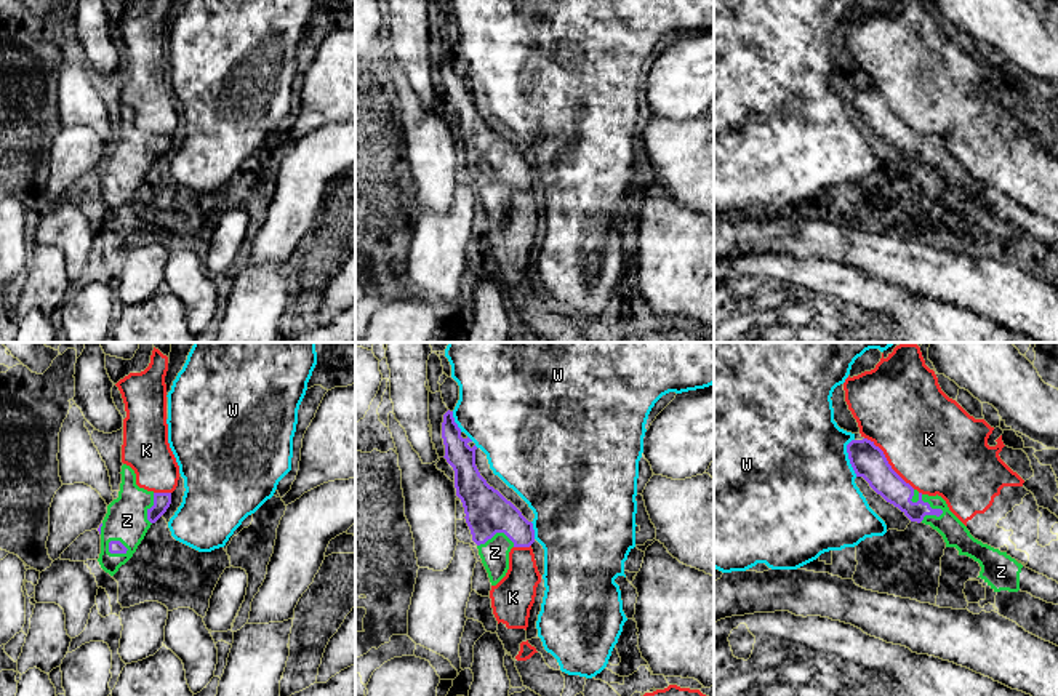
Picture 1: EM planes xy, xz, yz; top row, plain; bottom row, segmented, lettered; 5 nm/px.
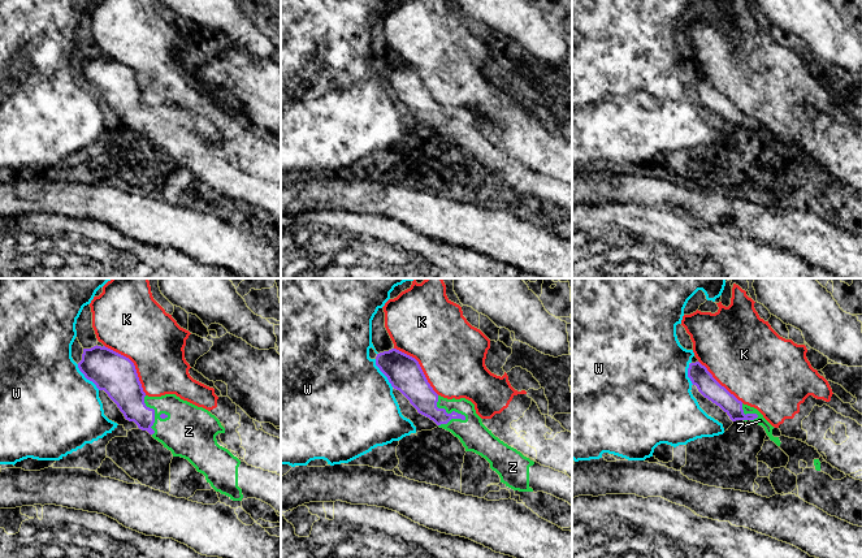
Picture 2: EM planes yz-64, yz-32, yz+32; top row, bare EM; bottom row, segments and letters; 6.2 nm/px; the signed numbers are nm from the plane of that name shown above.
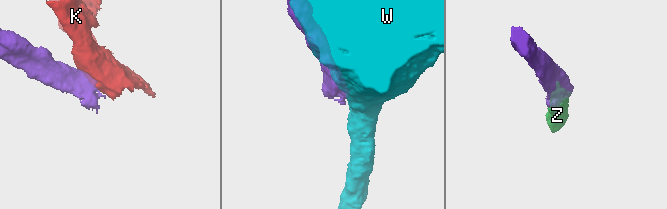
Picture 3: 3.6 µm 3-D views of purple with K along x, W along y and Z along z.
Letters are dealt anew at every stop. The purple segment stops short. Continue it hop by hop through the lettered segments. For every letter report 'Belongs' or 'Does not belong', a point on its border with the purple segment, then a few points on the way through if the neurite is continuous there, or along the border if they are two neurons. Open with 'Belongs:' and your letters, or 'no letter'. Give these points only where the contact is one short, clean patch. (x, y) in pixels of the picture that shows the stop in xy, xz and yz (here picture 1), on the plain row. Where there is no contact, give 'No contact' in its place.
Belongs: Z
K: Does not belong. Touches purple at yz (887, 104)
W: Does not belong. Touches purple at yz (849, 100)
Z: Belongs. Touches purple at yz (921, 141)

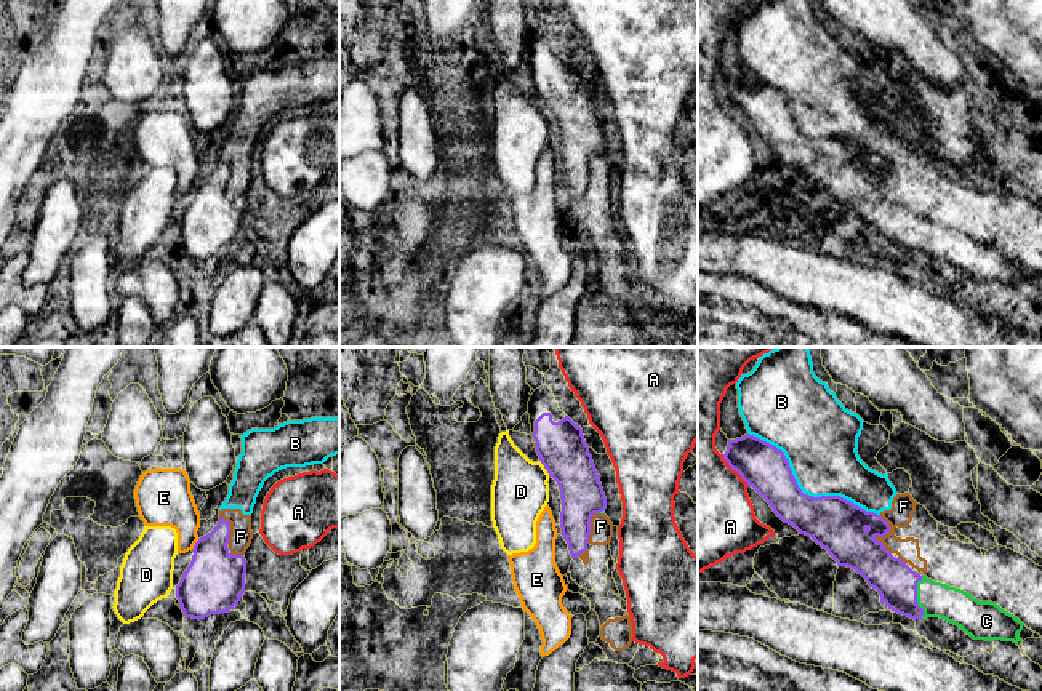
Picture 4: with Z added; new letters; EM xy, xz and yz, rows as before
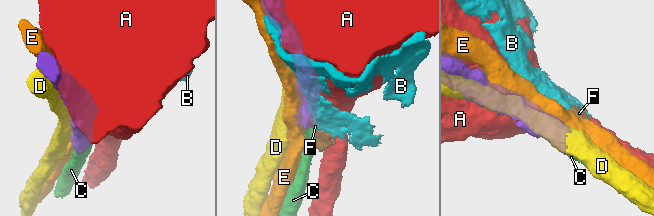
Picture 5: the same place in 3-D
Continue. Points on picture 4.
Belongs: C
A: Does not belong. Touches purple at yz (735, 111)
B: Does not belong. Touches purple at yz (802, 135)
C: Belongs. Touches purple at yz (916, 239)
D: Does not belong. Touches purple at xz (545, 109)
E: Does not belong. Touches purple at xy (196, 186)
F: Does not belong. Touches purple at yz (882, 178). Boundary: yz (879, 157), (889, 167), (889, 171), (877, 181), (890, 195)

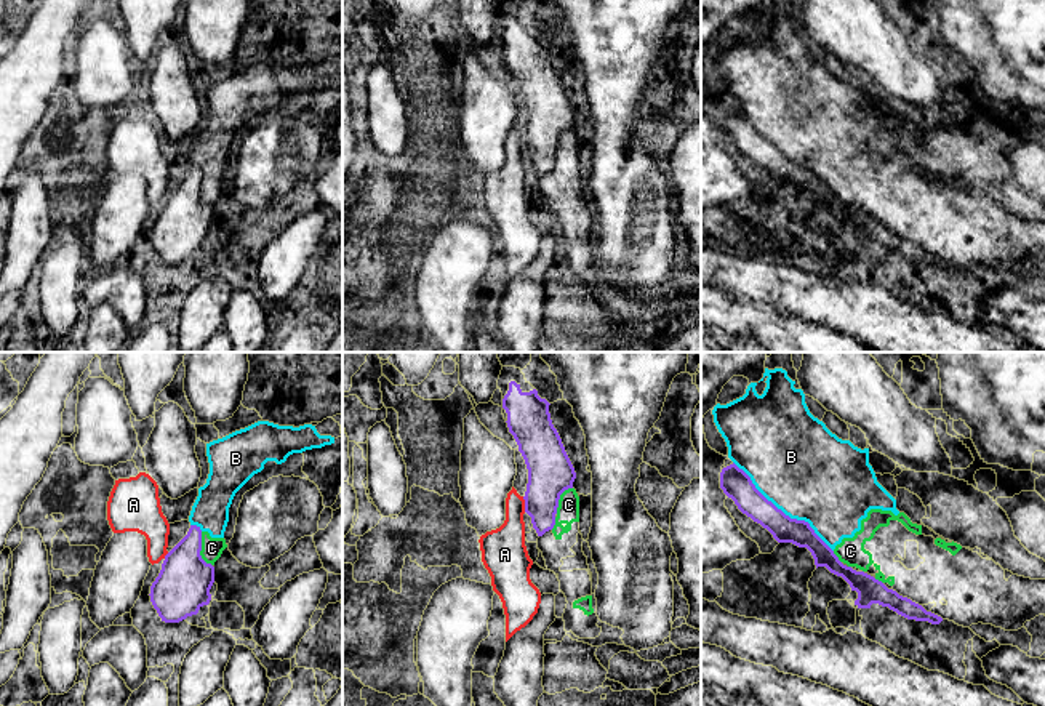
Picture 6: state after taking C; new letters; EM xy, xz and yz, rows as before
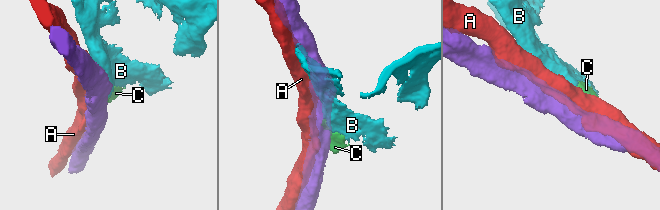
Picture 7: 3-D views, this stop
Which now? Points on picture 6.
Belongs: no letter
A: Does not belong. Touches purple at xz (525, 146)
B: Does not belong. Touches purple at yz (781, 152)
C: Does not belong. Touches purple at xy (200, 191). Boundary: xy (200, 173), (200, 197), (212, 207)

